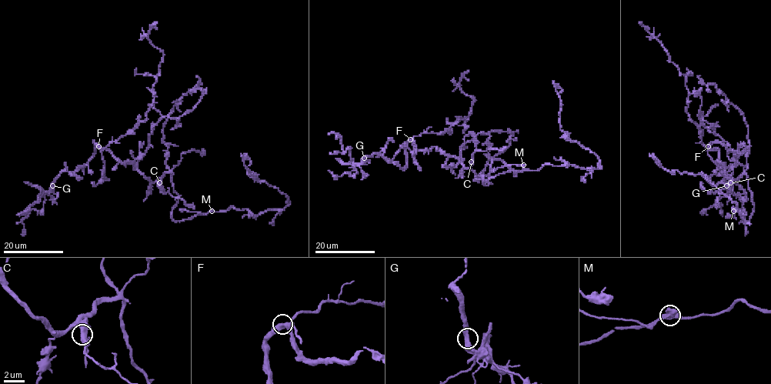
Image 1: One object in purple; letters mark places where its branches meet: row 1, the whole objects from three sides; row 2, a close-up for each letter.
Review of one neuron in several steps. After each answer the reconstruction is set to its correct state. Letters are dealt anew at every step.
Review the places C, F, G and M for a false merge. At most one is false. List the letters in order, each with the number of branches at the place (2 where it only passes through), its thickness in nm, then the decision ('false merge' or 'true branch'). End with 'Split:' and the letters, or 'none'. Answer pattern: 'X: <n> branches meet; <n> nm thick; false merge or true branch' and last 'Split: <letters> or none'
C: 2 branches meet; 550 nm thick; true branch
F: 2 branches meet; 480 nm thick; true branch
G: 2 branches meet; 500 nm thick; true branch
M: 2 branches meet; 480 nm thick; true branch
Split: none

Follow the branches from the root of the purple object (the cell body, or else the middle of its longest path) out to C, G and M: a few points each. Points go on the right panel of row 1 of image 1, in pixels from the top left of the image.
C: (749, 182), (745, 172), (730, 183)
G: (749, 182), (745, 172), (726, 177), (713, 141), (737, 158), (722, 171), (726, 186)
M: (749, 182), (753, 205), (751, 218), (746, 221), (741, 217), (739, 212), (733, 212)

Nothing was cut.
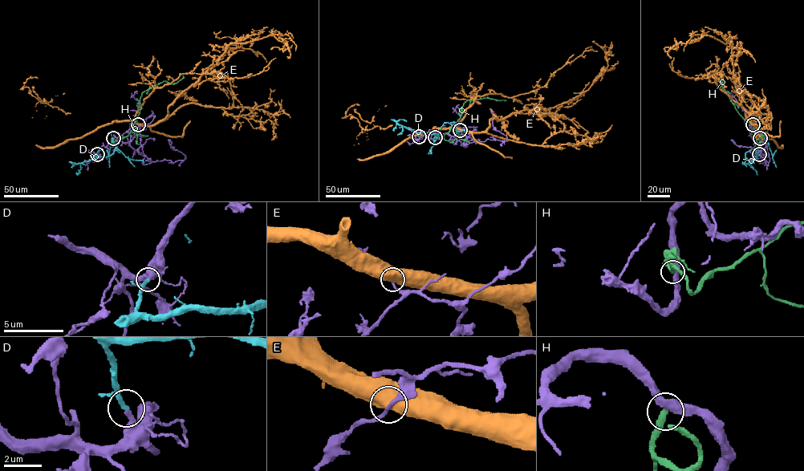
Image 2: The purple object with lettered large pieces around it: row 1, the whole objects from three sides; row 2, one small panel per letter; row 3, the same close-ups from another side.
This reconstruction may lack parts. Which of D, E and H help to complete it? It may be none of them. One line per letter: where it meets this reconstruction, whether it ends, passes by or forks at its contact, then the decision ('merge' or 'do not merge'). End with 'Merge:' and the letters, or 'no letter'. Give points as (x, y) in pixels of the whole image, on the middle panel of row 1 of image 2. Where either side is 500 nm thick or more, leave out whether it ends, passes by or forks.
D: meets purple at (419, 136); it passes by; do not merge
E: meets purple at (460, 130); do not merge
H: meets purple at (435, 137); it ends there; do not merge
Merge: no letter

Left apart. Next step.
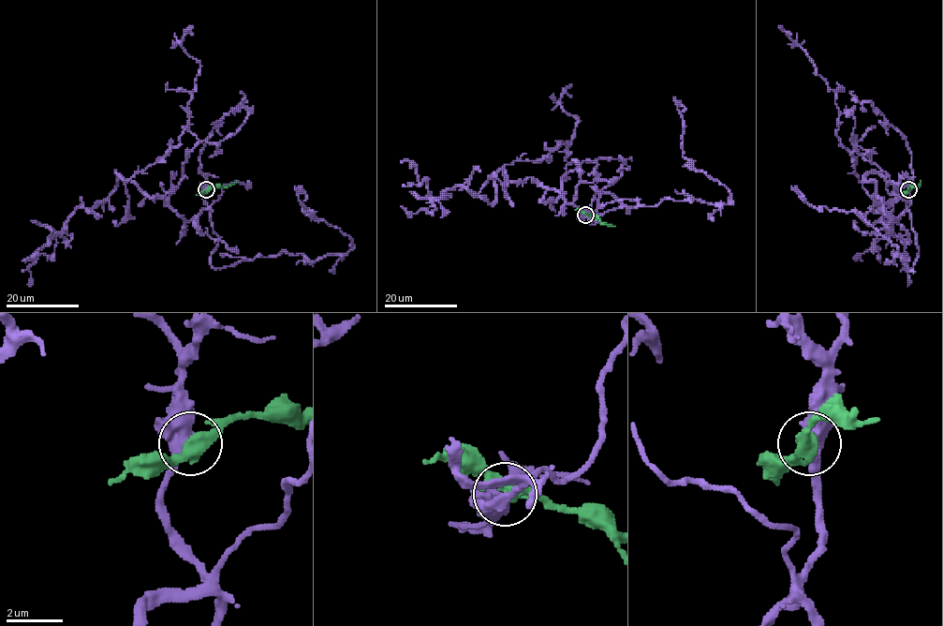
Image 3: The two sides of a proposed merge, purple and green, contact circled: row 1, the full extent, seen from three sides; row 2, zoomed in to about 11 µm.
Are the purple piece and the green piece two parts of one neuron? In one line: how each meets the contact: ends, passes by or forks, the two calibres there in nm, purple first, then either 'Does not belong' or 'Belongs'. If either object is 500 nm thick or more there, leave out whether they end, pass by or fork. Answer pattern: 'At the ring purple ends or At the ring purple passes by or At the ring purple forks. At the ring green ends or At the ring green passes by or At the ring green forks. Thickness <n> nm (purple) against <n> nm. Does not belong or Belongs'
At the ring purple passes by. At the ring green forks. Thickness 480 nm (purple) against 360 nm. Does not belong

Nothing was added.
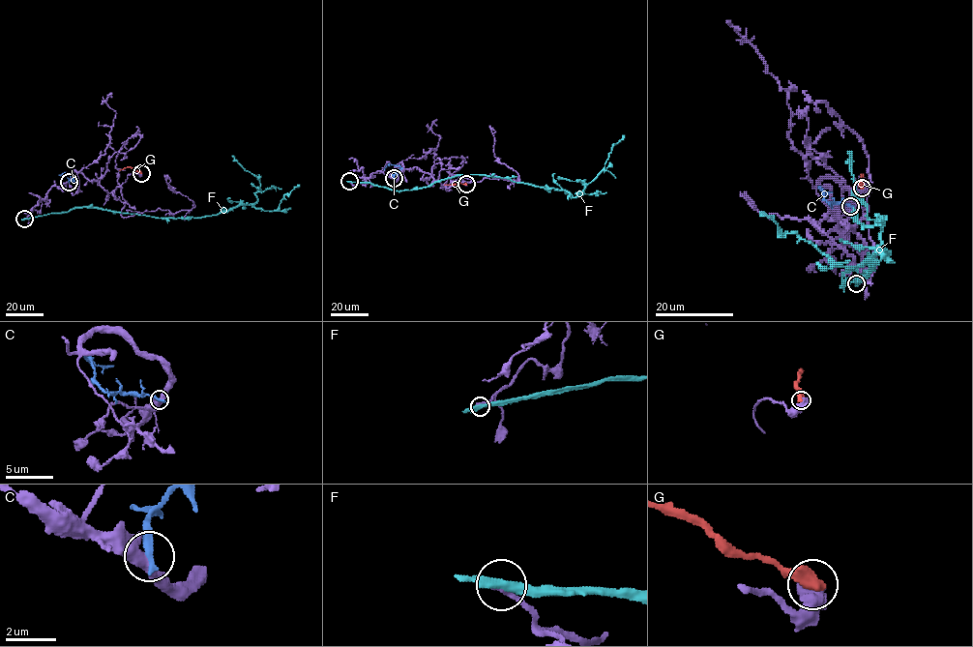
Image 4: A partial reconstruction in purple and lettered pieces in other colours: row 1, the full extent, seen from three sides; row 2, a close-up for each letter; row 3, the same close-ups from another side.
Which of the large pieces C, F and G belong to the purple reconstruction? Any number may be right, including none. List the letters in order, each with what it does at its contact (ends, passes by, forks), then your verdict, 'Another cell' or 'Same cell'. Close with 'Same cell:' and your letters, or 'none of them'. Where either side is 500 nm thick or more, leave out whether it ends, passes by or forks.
C: It ends there. Another cell
F: It passes by. Another cell
G: Another cell
Same cell: none of them

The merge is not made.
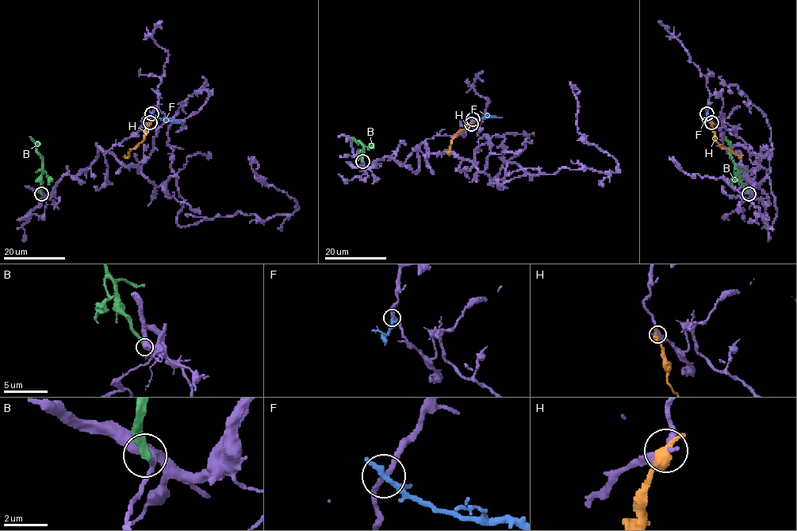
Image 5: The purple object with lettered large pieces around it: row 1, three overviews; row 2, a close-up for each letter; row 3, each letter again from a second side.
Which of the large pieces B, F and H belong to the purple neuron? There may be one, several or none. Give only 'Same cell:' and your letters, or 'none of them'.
Same cell: B

